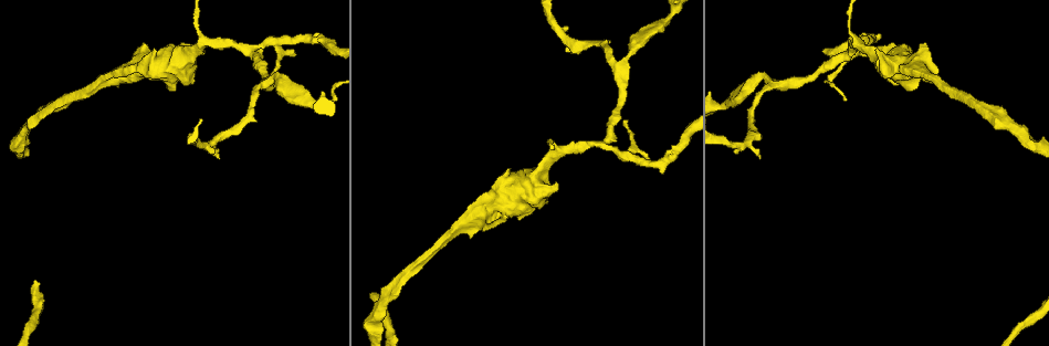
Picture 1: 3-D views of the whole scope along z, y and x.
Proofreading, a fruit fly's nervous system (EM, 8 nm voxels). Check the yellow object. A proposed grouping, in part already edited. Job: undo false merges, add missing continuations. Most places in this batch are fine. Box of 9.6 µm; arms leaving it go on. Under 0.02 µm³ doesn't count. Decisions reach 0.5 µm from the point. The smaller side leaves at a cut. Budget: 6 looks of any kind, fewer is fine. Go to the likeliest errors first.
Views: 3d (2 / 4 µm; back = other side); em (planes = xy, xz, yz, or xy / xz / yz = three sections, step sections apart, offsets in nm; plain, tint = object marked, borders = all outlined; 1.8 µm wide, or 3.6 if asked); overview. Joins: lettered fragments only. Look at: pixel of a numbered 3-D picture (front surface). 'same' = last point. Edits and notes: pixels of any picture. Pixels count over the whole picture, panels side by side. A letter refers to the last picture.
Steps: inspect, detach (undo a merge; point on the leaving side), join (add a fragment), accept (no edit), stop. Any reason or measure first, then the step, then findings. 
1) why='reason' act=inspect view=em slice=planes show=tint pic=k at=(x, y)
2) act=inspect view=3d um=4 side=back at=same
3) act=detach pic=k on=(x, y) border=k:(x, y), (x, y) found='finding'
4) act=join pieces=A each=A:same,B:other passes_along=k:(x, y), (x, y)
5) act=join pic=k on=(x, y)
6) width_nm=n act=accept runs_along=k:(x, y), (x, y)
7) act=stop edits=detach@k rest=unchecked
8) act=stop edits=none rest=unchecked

why='arms part here' act=inspect view=3d um=4 pic=1 at=(489, 215)

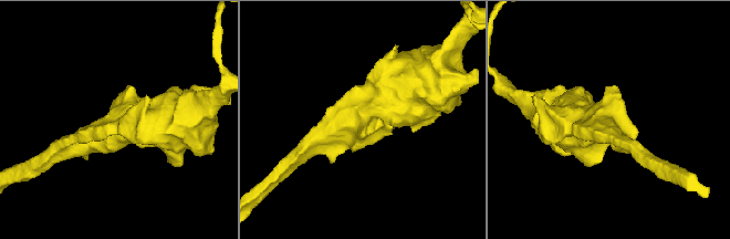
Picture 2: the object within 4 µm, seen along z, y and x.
act=inspect view=em um=3.6 slice=xz step=16 show=borders pic=2 at=(359, 125)

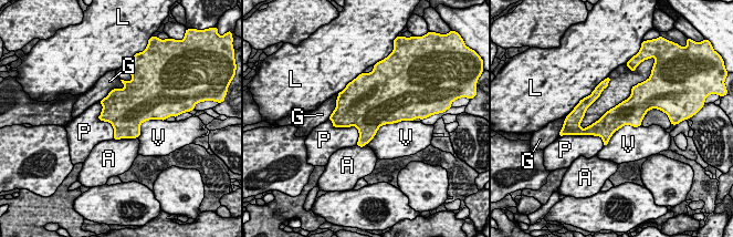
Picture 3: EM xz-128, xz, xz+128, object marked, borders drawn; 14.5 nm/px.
longest_contact=V:700nm act=accept each=A:other,G:other,L:other,P:other,V:other border=3:(330, 119), (355, 126), (357, 144) found='one neuron here'

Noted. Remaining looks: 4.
why='branch stops here' act=inspect view=em slice=planes show=tint pic=1 at=(216, 157)

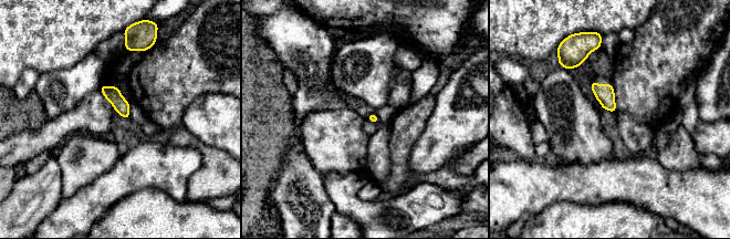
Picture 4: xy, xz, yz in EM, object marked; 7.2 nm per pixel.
act=inspect view=em slice=planes show=borders at=same

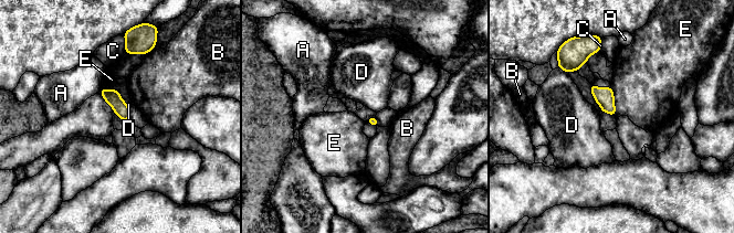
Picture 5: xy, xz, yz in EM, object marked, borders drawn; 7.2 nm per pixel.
act=accept each=A:other,B:other,C:other,D:other,E:other border=5:(611, 86), (616, 116) found='no lettered fragment goes on from it'

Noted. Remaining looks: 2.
why='branch stops here' act=inspect view=em slice=planes show=borders pic=1 at=(555, 182)

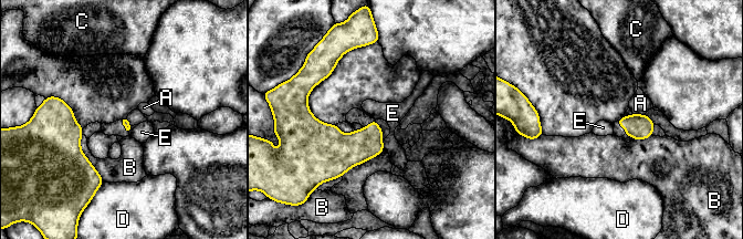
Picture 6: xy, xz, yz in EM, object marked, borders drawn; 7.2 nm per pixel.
act=accept each=A:other,B:other,C:other,D:other,E:other border=6:(382, 141), (384, 148) found='no lettered fragment goes on from it'

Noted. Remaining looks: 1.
act=stop edits=none rest=unchecked

